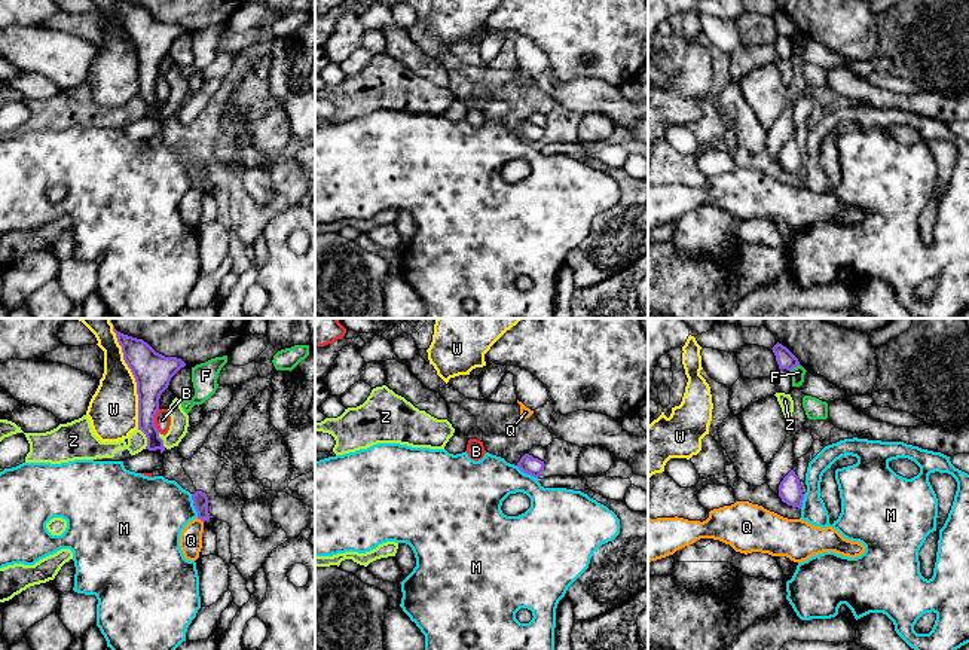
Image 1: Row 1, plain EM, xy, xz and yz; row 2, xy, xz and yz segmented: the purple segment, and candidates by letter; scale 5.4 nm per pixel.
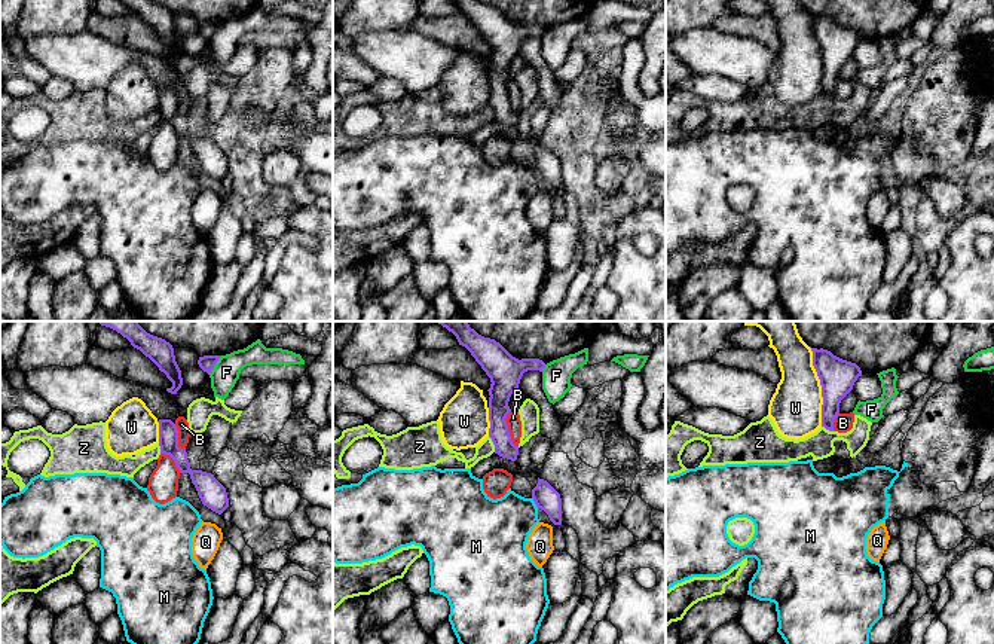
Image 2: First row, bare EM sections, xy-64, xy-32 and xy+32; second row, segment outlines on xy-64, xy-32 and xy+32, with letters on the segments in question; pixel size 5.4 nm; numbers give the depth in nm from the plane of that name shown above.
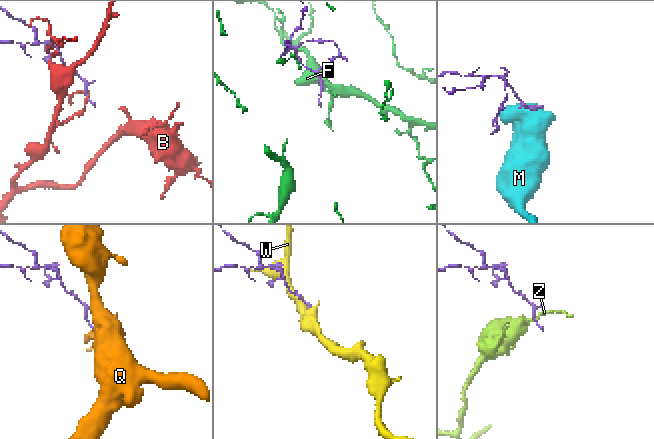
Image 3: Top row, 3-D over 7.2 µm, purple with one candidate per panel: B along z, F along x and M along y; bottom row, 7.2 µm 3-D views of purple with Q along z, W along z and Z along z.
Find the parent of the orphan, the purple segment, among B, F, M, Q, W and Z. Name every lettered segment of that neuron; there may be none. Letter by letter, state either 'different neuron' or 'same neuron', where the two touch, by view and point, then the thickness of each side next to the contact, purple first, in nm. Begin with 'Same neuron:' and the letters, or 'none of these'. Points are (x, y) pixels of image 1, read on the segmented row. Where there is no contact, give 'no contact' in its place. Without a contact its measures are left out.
Same neuron: none of these
B: different neuron; meets purple in xy at (153, 421); 190 nm thick on the purple side, 90 nm on the other
F: different neuron; meets purple in yz at (794, 366); 100 nm thick on the purple side, 70 nm on the other
M: different neuron; meets purple in xy at (193, 504); 80 nm thick on the purple side, 400 nm on the other
Q: different neuron; meets purple in xy at (199, 518); 80 nm thick on the purple side, 130 nm on the other
W: different neuron; meets purple in xy at (133, 374); 200 nm thick on the purple side, 280 nm on the other
Z: different neuron; meets purple in xy at (146, 436); 140 nm thick on the purple side, 110 nm on the other

